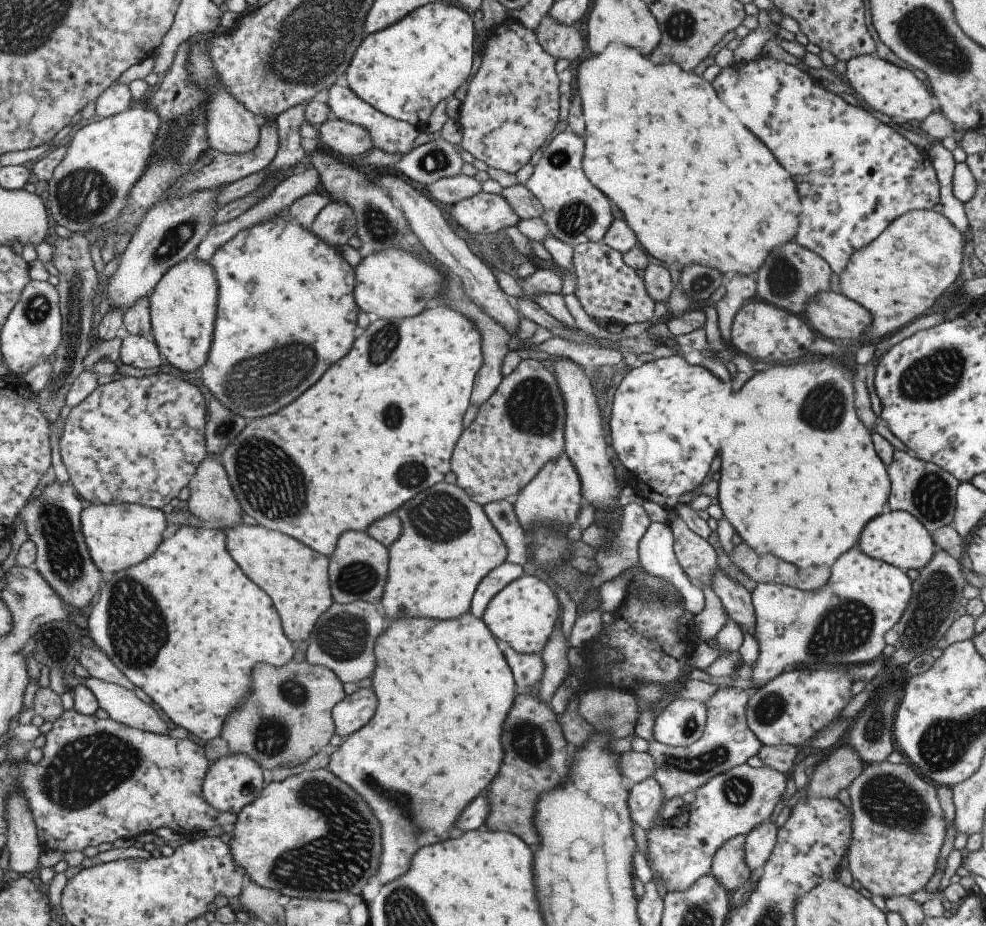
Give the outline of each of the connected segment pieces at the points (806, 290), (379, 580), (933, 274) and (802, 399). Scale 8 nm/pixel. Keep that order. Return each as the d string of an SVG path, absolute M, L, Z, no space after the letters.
M791 240L771 250L756 271L756 294L769 305L803 317L806 302L819 292L829 291L831 273L829 266L817 254Z
M345 531L328 557L329 588L333 602L347 604L350 601L365 601L378 606L383 594L387 565L386 546L369 538L366 532Z
M916 209L895 218L872 242L856 249L839 274L839 292L861 306L869 315L866 331L857 339L887 336L900 330L916 316L926 314L933 303L960 275L963 260L963 237L955 226L932 209Z
M816 355L813 362L799 362L799 364L775 364L768 370L756 372L741 390L733 396L737 406L735 418L731 420L733 426L727 436L727 440L719 444L719 470L717 482L719 492L717 494L718 506L723 512L723 518L733 527L733 531L739 535L742 542L752 549L757 555L769 554L779 560L795 565L800 569L826 569L831 567L837 558L859 543L864 527L887 508L888 495L890 494L890 479L886 465L877 457L870 440L870 432L859 419L854 408L852 384L847 376L847 369L842 366L841 360L829 356Z

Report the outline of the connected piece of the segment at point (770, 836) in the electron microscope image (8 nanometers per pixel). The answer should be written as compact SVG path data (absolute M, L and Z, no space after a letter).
M768 819L744 838L744 864L750 874L761 869L771 857L776 842L776 828Z

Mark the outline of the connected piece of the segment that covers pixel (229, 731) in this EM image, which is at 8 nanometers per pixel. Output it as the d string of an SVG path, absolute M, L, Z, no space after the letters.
M292 660L283 666L254 666L251 672L253 682L249 690L250 698L243 702L241 708L235 708L227 719L223 718L219 732L219 738L227 744L228 754L245 754L251 760L255 760L261 770L271 770L280 764L290 767L301 764L319 752L331 740L335 730L331 710L346 695L337 676L323 666L310 665L307 661L297 664Z

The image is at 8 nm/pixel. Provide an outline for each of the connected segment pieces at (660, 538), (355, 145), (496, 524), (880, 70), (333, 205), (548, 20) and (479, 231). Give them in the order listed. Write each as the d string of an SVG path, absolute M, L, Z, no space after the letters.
M650 522L637 546L639 568L655 578L663 578L683 596L684 610L696 615L704 606L704 595L695 588L673 554L671 528L666 523Z
M335 119L326 120L315 129L319 133L317 144L326 148L330 154L341 154L344 157L371 151L368 131L356 125Z
M511 499L484 504L482 509L507 548L505 563L513 563L525 568L527 565L525 536L523 536L523 530L519 526L515 512L513 512Z
M875 53L851 58L846 62L844 76L855 94L883 118L889 117L911 125L915 121L923 121L933 112L932 94L924 88L923 82L917 80L911 70L889 64Z
M330 200L314 217L309 230L338 250L354 236L355 224L353 212L346 203Z
M546 13L533 30L537 43L552 58L576 60L583 52L583 40L575 25L557 23Z
M482 191L447 206L446 216L476 237L505 226L516 226L519 222L519 218L499 194L486 194Z

